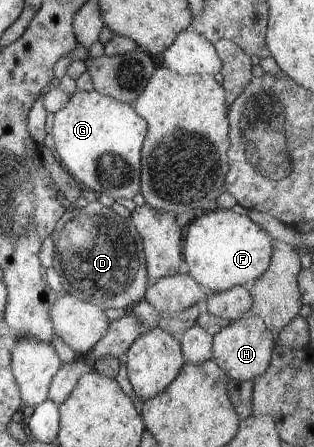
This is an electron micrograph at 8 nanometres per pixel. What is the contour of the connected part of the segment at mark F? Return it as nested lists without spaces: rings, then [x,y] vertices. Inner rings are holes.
[[[214,208],[192,219],[187,225],[187,237],[184,234],[182,246],[182,256],[188,266],[187,274],[198,284],[206,286],[210,294],[224,292],[234,285],[249,285],[252,280],[266,272],[271,261],[274,240],[249,216],[238,215],[230,209]]]

